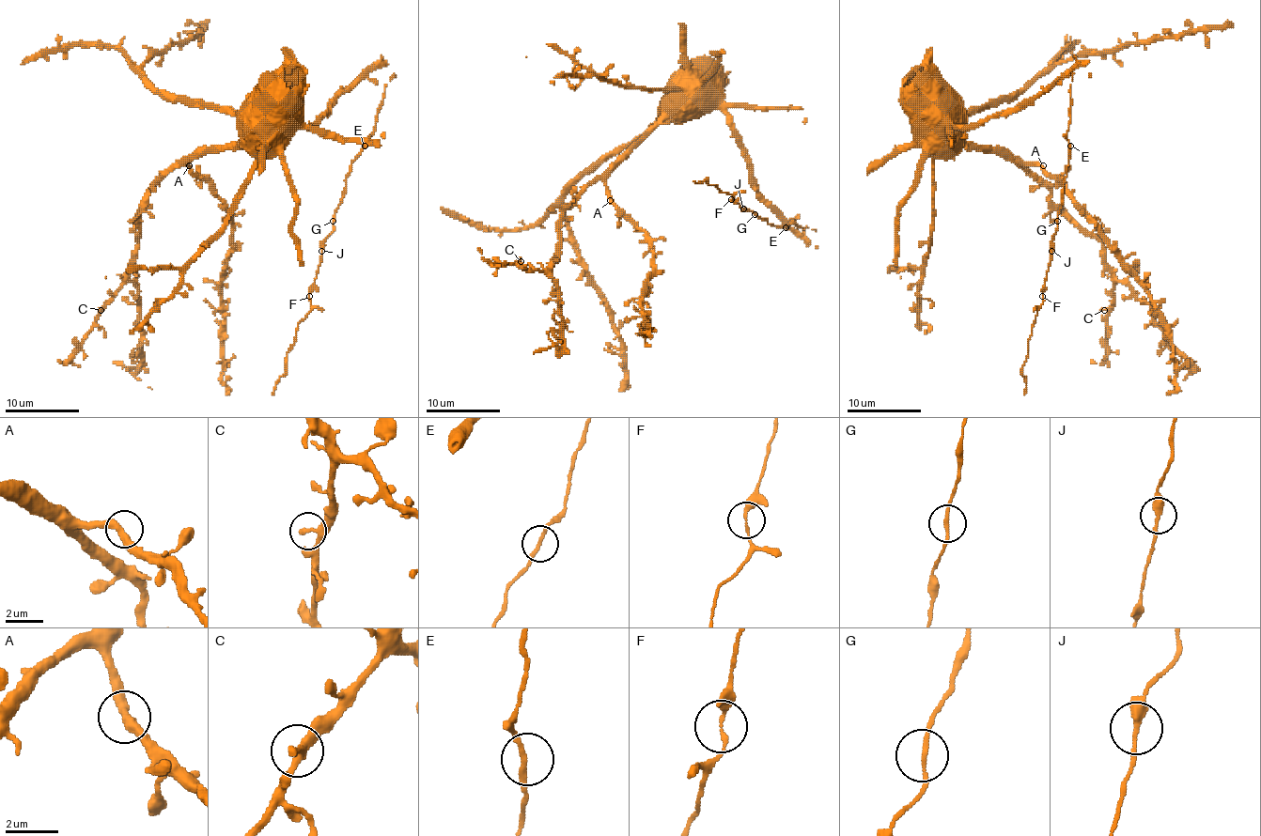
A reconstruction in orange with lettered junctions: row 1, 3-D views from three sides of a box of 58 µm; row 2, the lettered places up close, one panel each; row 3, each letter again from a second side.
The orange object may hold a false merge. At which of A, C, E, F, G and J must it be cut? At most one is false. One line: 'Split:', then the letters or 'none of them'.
Split: none of them

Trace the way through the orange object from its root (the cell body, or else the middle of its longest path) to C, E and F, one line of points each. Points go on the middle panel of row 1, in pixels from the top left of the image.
C: (734, 128), (721, 109), (686, 120), (661, 120), (561, 210), (557, 259), (547, 270), (528, 270), (521, 261)
E: (734, 128), (755, 189), (787, 220), (799, 218), (806, 225), (789, 224), (786, 227)
F: (734, 128), (736, 142), (747, 162), (755, 189), (787, 220), (799, 218), (806, 225), (773, 225), (730, 200)

